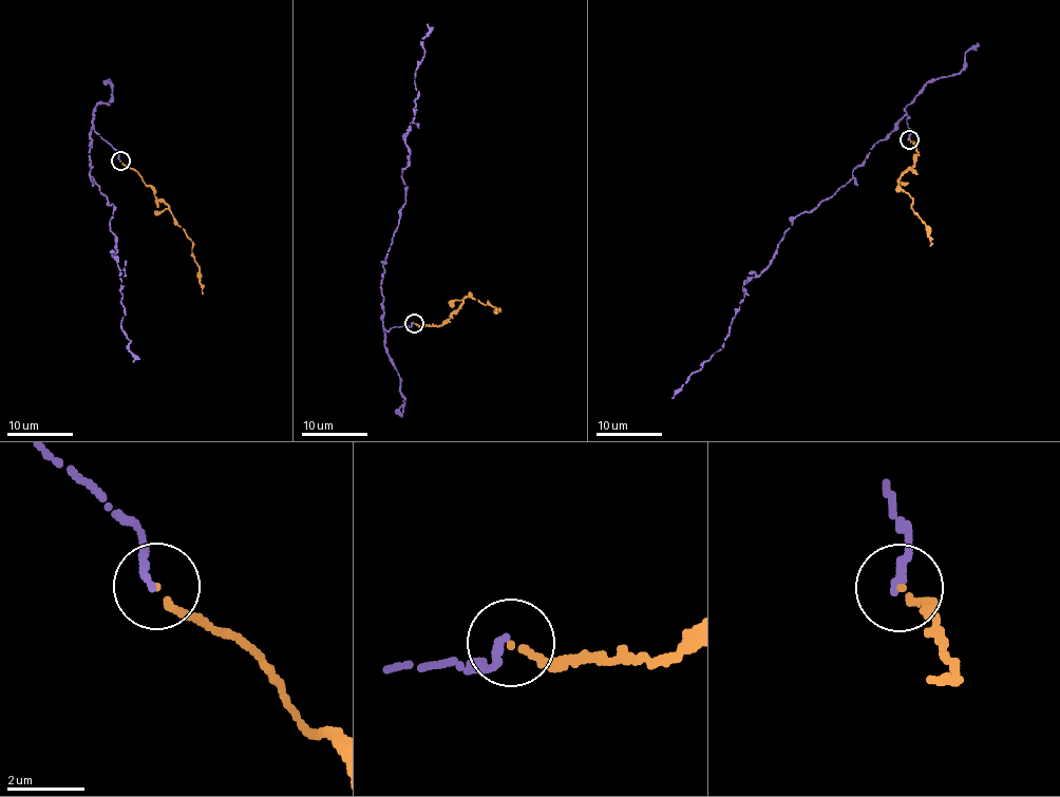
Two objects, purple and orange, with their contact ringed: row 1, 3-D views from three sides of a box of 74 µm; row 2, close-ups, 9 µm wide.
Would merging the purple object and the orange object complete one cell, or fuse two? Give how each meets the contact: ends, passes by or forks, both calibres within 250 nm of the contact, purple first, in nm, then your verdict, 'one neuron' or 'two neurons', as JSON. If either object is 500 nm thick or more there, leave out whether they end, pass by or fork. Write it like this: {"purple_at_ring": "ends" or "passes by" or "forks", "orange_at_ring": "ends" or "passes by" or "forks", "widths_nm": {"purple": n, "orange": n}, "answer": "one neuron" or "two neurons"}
{"purple_at_ring": "ends", "orange_at_ring": "ends", "widths_nm": {"purple": 220, "orange": 150}, "answer": "one neuron"}

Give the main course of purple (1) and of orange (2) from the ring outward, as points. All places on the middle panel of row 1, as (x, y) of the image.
1: (413, 321), (384, 328), (381, 263), (405, 200), (401, 171), (427, 24)
2: (413, 323), (441, 325), (469, 296), (498, 307)

